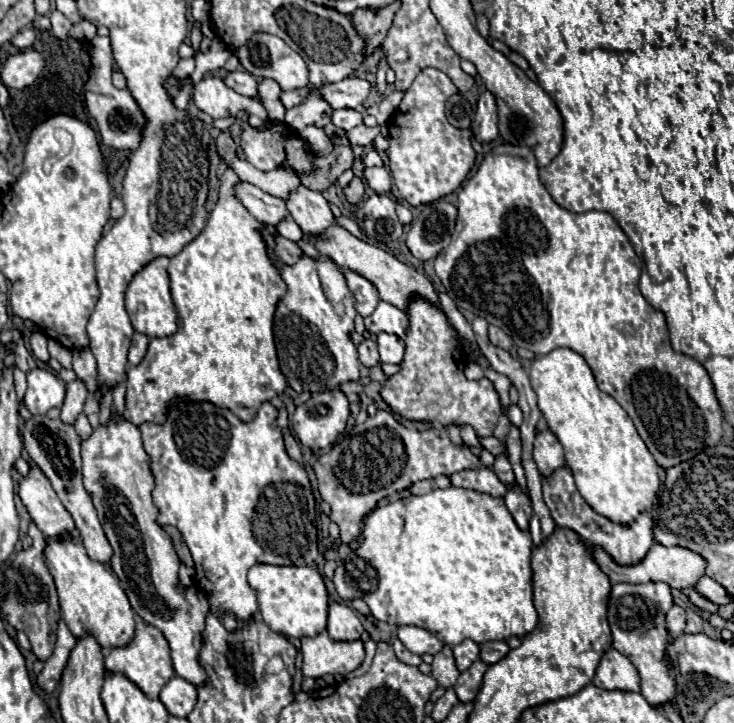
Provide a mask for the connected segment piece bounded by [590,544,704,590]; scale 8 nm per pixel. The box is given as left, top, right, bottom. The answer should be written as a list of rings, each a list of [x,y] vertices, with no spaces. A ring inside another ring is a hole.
[[[652,544],[646,558],[632,566],[620,566],[612,560],[612,556],[600,548],[590,546],[590,554],[600,566],[600,570],[610,578],[610,582],[630,582],[630,584],[644,584],[644,582],[666,582],[670,588],[694,588],[694,582],[704,574],[704,558],[696,556],[696,552],[688,552],[686,548],[666,548],[662,544]]]

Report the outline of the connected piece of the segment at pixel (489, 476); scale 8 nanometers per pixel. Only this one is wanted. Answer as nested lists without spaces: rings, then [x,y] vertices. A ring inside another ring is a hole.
[[[478,468],[478,470],[460,470],[450,476],[452,486],[476,490],[490,496],[504,496],[506,486],[498,480],[498,476],[490,468]]]

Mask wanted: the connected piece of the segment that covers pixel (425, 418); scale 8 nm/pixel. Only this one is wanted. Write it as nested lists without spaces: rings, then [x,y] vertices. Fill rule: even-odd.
[[[414,296],[406,308],[408,332],[406,332],[406,354],[400,370],[390,376],[380,388],[382,400],[412,422],[438,422],[446,426],[472,426],[480,438],[492,434],[502,412],[500,396],[488,378],[476,382],[464,376],[464,352],[458,342],[458,334],[452,330],[446,314],[426,298]]]

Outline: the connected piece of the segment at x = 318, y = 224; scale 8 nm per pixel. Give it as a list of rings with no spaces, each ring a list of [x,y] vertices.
[[[298,186],[284,200],[290,216],[302,228],[304,236],[324,234],[328,226],[334,224],[334,214],[320,192],[314,192],[306,186]]]

